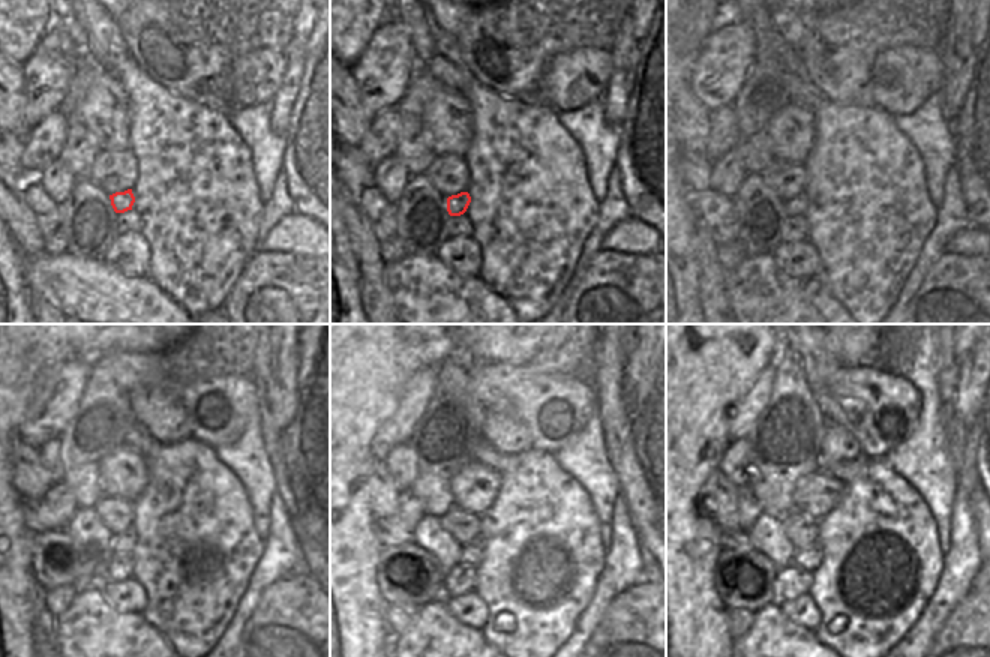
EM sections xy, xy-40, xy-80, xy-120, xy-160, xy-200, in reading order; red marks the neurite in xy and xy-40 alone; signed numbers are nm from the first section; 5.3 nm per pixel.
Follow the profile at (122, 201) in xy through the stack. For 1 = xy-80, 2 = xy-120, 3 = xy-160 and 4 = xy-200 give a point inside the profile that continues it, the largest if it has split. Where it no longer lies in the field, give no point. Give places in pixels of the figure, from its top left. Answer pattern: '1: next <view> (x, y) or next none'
1: next xy-80 (797, 206)
2: next xy-120 (123, 543)
3: next xy-160 (471, 554)
4: next xy-200 (809, 558)

